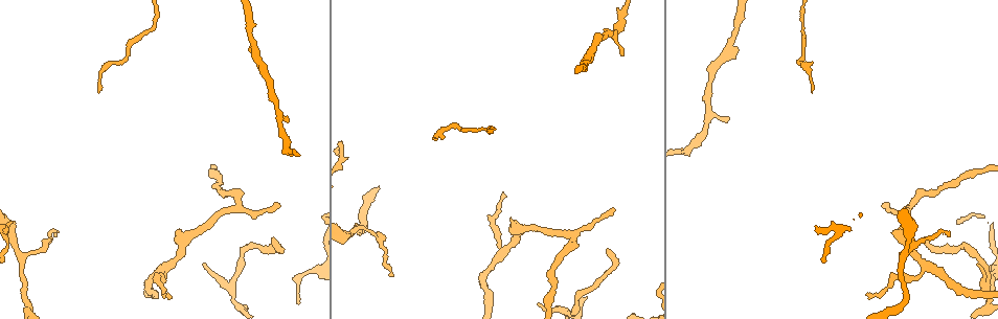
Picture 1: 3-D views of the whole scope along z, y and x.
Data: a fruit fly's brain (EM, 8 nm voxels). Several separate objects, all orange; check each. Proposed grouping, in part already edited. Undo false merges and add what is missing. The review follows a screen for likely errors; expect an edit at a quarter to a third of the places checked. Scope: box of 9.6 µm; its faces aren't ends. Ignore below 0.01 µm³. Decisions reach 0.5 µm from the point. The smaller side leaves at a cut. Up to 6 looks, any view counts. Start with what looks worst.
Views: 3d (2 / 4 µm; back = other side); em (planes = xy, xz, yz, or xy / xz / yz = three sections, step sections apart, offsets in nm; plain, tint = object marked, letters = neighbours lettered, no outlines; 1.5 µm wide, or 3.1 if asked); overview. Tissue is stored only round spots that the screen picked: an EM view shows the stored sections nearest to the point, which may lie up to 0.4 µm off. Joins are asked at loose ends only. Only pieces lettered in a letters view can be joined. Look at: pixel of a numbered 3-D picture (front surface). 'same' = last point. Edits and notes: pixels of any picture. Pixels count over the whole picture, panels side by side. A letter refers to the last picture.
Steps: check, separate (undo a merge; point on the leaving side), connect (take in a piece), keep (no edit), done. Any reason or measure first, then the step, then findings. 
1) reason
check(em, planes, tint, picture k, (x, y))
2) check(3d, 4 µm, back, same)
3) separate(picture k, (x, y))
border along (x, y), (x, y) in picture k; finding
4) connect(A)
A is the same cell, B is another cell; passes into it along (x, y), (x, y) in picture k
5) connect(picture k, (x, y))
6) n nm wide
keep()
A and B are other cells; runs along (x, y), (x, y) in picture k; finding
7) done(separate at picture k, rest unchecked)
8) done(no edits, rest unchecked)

free end
check(em, planes, letters, picture 1, (391, 274))

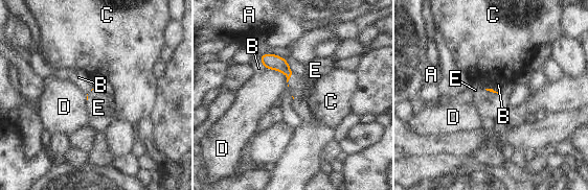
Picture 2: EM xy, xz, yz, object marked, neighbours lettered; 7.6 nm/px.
connect(E)
E is the same cell, A, B, C and D are other cells; passes into it along (272, 62), (290, 76), (315, 70) in picture 2; the neuron continues

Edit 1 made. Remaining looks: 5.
check(overview)

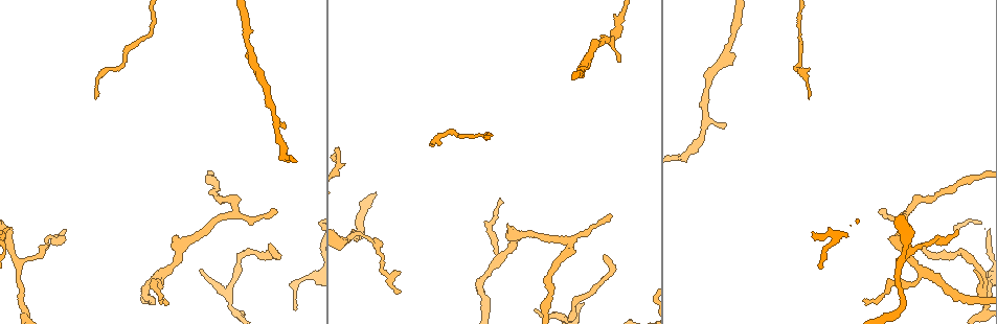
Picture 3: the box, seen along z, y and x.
check(em, planes, letters, picture 3, (879, 213))

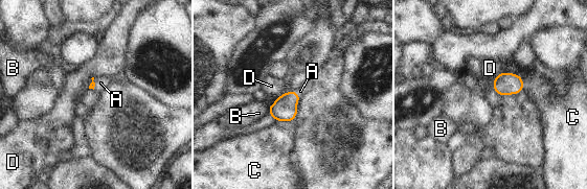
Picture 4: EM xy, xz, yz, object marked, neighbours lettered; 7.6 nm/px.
connect(A)
A is the same cell, B, C and D are other cells; passes into it along (284, 109), (296, 94), (300, 91) in picture 4; the neuron continues

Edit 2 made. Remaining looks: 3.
check(overview)

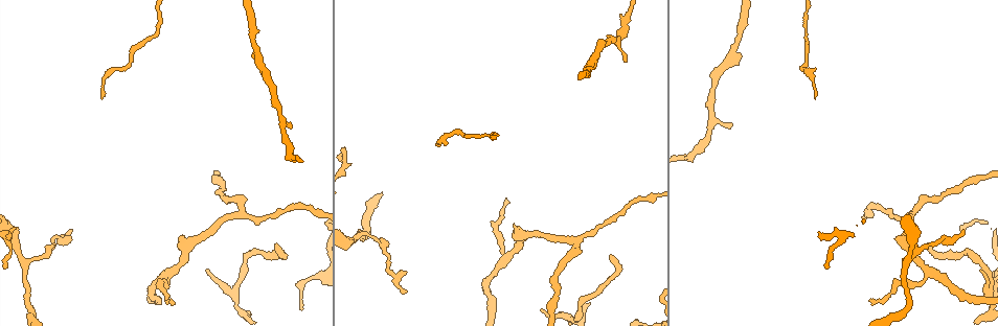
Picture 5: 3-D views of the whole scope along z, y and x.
branch stops here
check(em, planes, letters, picture 5, (103, 96))

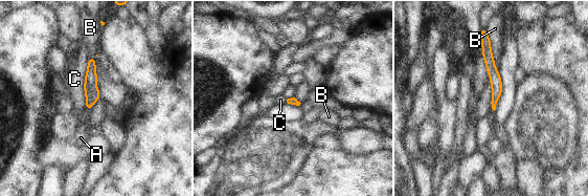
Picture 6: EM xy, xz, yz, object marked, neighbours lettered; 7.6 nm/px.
connect(A)
A is the same cell, B and C are other cells; the neuron continues

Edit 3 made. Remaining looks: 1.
done(connect at picture 2, connect at picture 4, connect at picture 6, rest unchecked)

